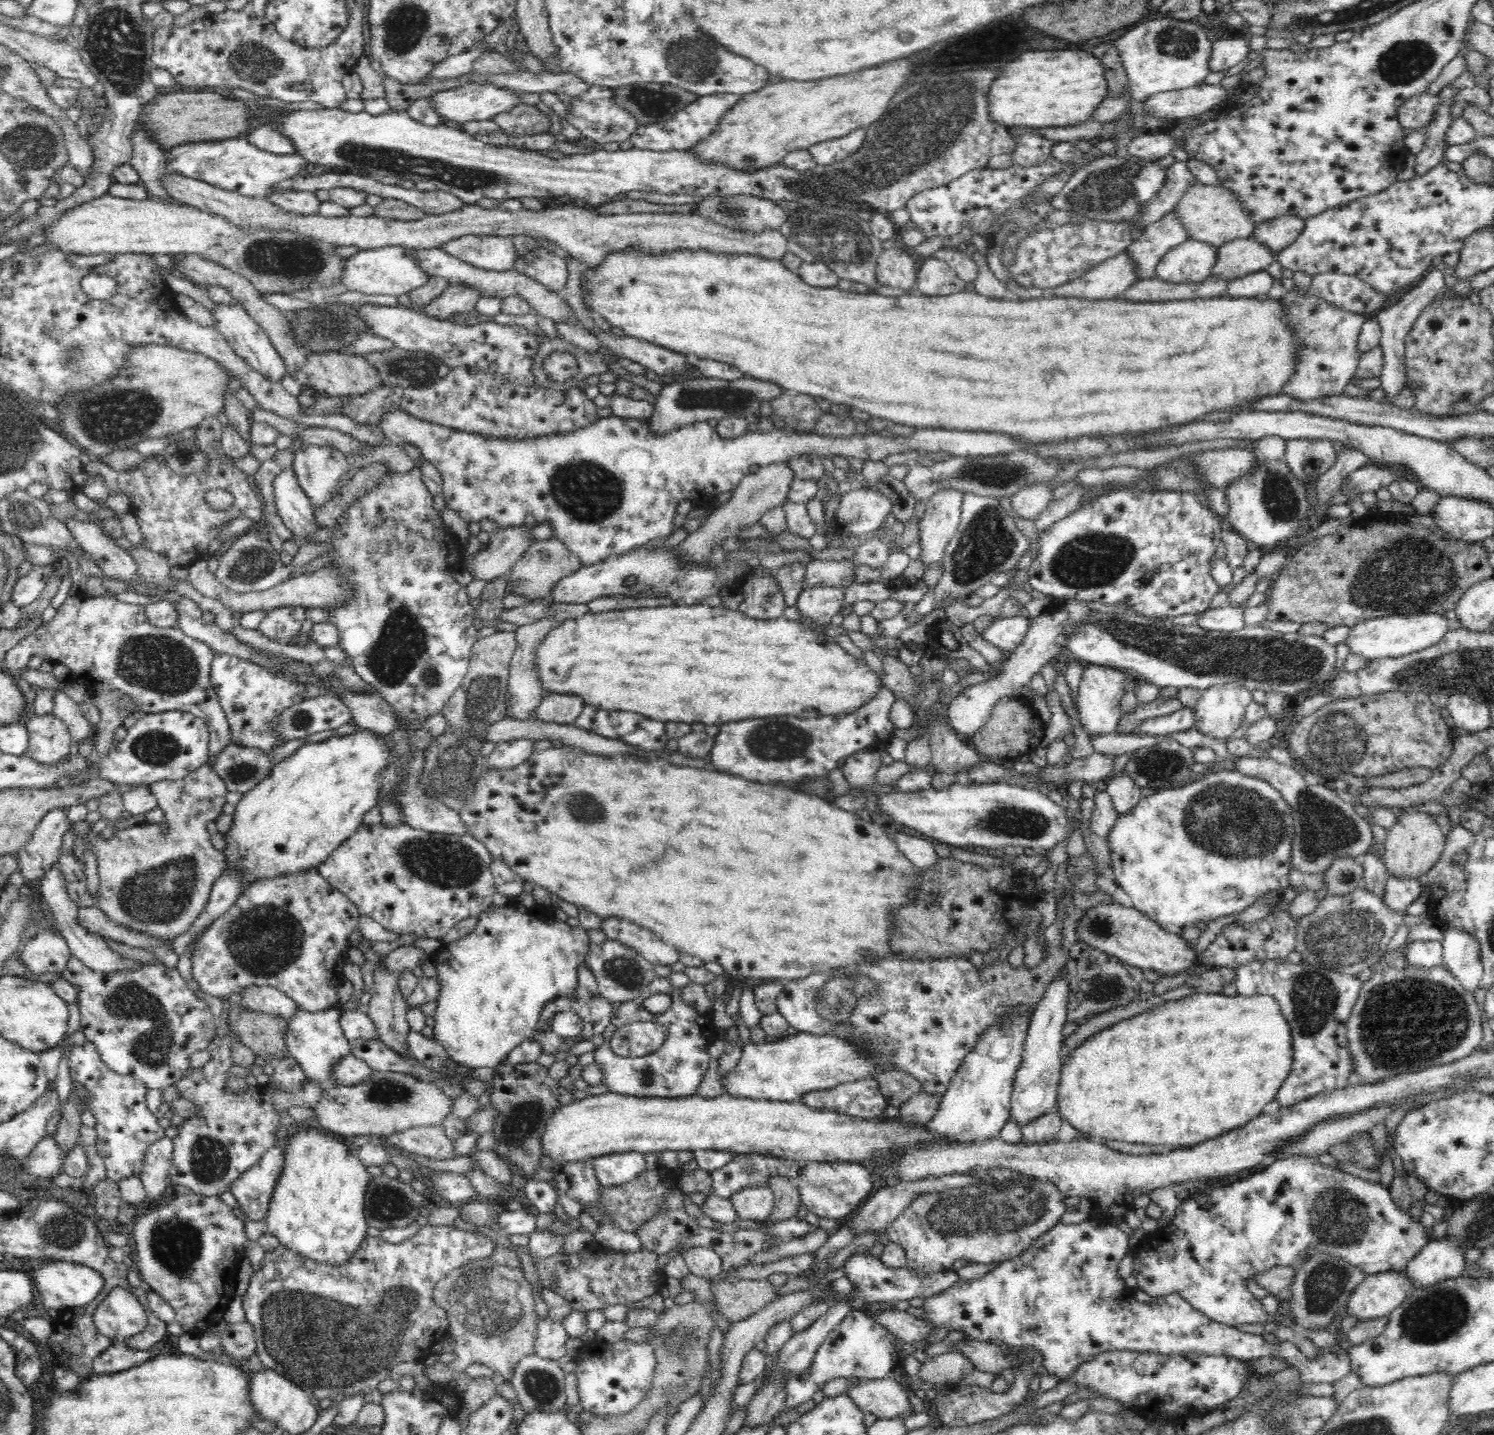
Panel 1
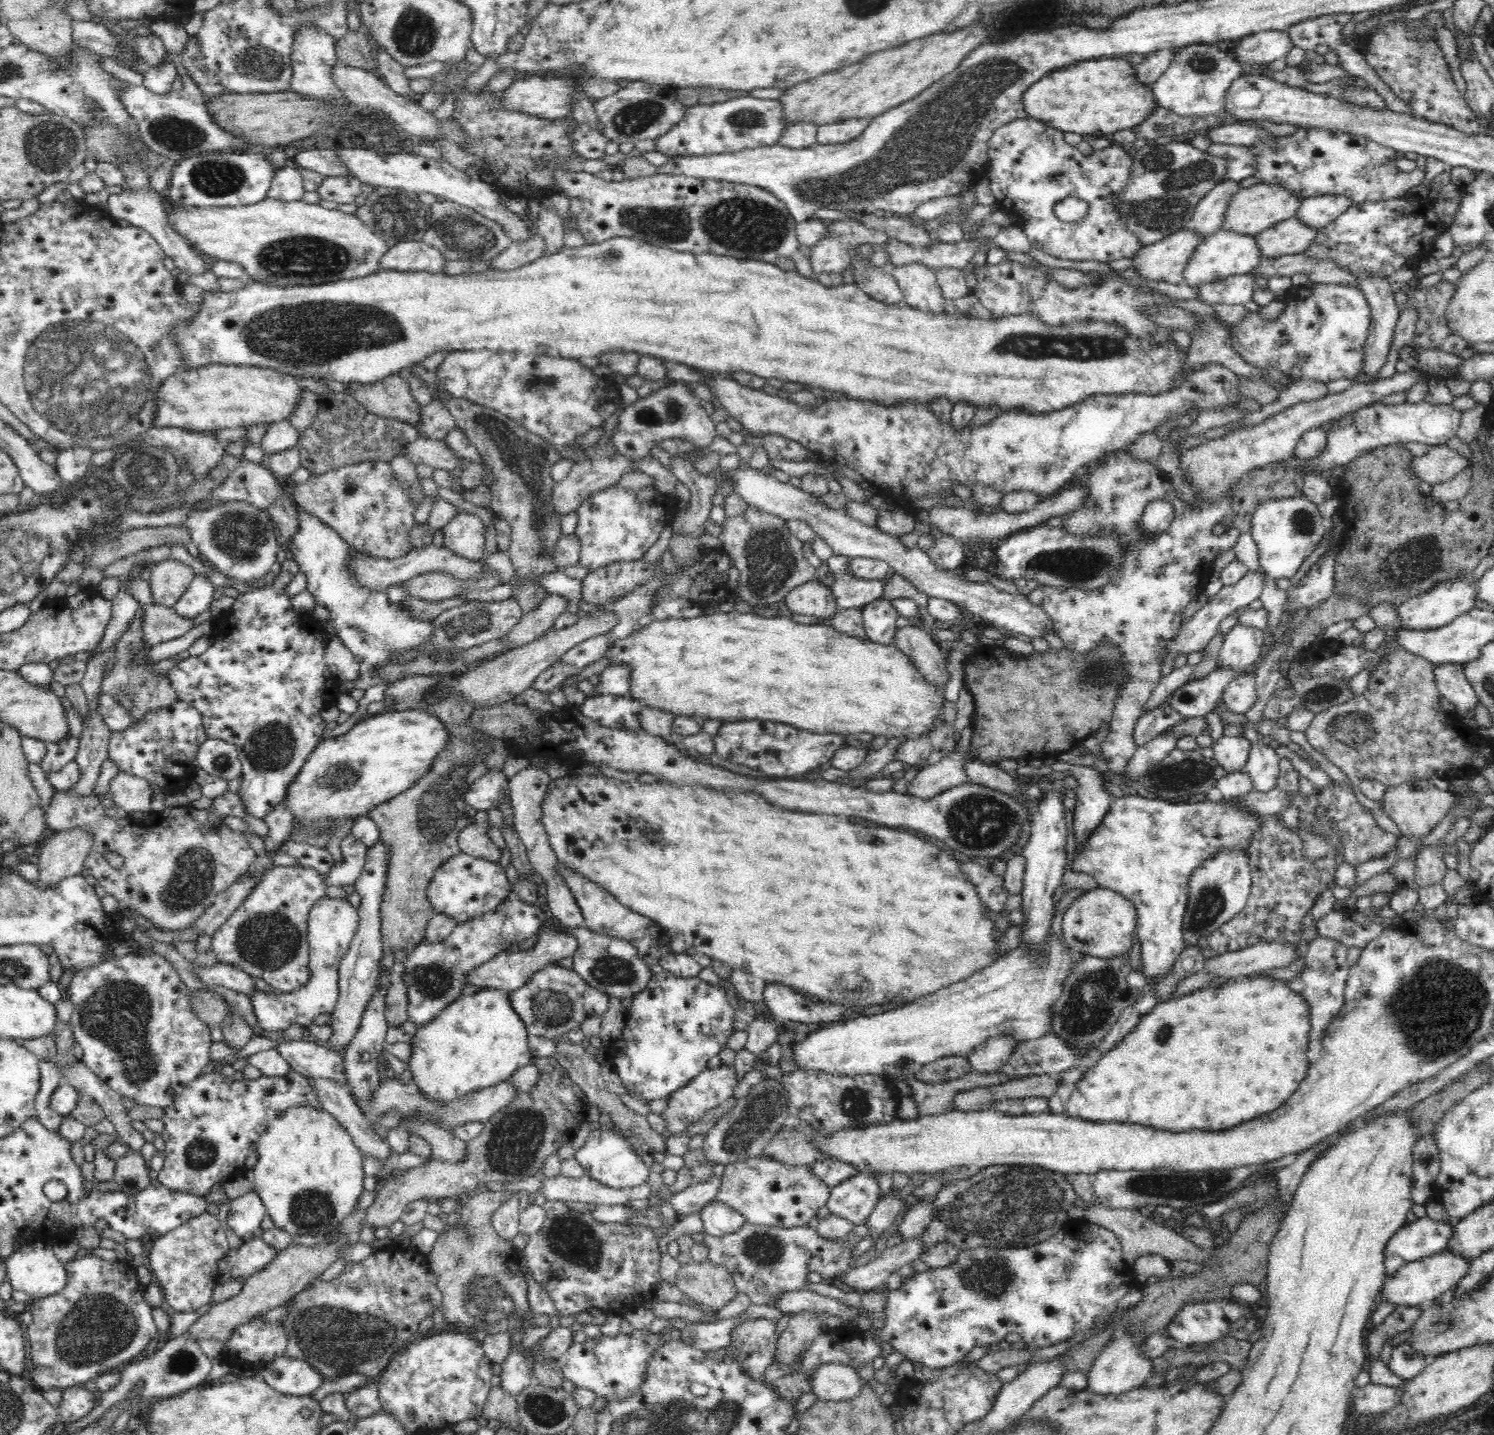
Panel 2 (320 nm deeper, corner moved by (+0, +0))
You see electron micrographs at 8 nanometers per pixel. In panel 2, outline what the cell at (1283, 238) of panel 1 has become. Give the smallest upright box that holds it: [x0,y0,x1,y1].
[1297,194,1354,228]

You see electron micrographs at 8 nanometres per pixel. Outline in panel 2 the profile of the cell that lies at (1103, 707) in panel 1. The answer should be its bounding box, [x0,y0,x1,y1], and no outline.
[1167,570,1268,655]

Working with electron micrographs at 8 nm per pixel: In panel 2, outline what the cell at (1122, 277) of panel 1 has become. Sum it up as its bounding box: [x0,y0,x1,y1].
[1133,227,1204,284]

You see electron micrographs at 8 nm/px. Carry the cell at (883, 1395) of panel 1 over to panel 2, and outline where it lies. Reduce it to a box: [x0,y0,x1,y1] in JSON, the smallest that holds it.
[808,1362,862,1401]

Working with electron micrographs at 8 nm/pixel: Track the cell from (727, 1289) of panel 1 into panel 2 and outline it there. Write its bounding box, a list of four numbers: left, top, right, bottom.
[674,1260,737,1309]

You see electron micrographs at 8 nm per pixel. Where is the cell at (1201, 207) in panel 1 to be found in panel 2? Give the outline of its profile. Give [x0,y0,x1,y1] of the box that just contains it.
[1223,183,1304,237]

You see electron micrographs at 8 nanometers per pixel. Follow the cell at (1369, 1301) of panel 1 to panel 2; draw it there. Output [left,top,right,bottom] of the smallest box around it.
[1382,1248,1472,1306]

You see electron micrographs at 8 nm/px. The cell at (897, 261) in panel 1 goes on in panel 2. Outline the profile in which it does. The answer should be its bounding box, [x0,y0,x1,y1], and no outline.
[893,263,945,313]

